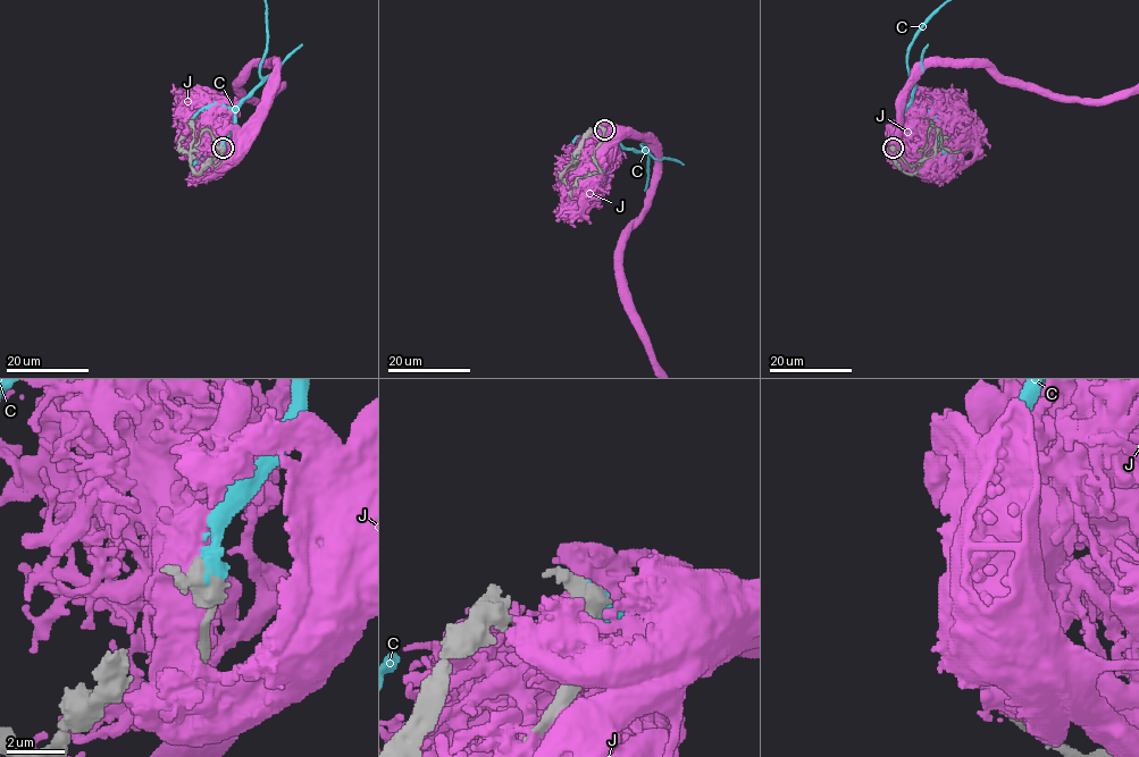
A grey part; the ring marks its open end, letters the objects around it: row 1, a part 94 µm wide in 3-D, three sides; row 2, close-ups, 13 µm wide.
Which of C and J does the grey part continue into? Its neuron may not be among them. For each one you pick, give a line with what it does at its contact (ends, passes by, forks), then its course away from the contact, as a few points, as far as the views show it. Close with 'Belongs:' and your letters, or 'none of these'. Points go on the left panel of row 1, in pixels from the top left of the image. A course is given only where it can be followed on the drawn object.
C: it ends
Belongs: C

